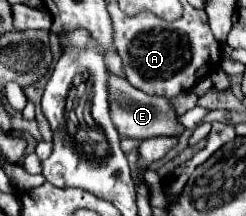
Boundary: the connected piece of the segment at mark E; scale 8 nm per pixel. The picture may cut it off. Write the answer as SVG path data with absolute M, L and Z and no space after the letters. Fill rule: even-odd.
M109 71L109 107L111 107L111 121L121 137L129 139L151 139L151 137L179 137L185 127L179 123L179 115L167 97L153 97L145 95L143 91L135 89L125 77L119 77Z

